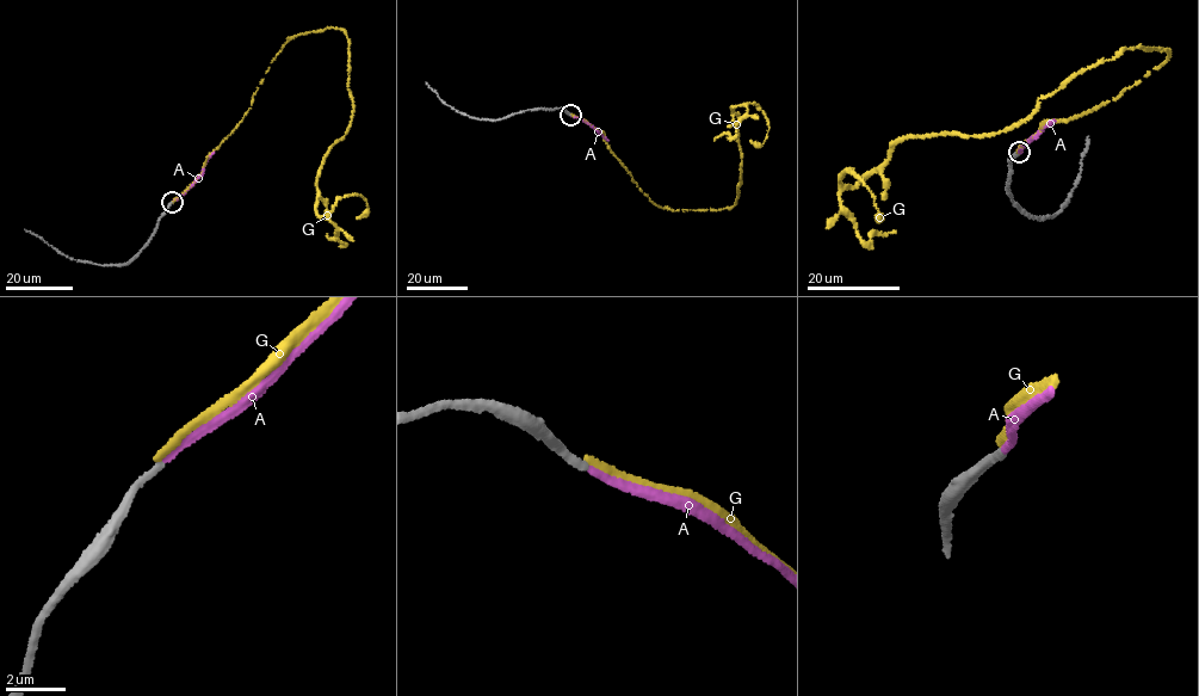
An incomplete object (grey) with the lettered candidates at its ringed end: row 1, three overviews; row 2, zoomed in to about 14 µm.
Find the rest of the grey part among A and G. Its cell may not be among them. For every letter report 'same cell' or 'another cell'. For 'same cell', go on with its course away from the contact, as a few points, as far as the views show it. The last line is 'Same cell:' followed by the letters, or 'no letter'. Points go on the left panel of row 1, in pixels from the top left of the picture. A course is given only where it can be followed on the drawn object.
A: same cell | via (172, 202), (192, 185), (215, 152)
G: another cell
Same cell: A

